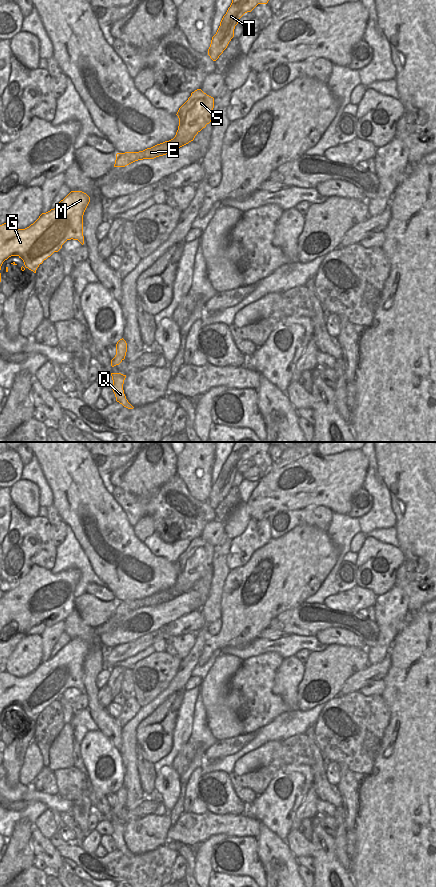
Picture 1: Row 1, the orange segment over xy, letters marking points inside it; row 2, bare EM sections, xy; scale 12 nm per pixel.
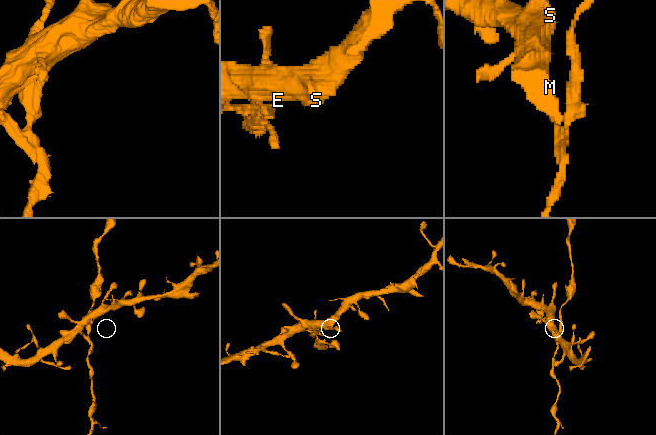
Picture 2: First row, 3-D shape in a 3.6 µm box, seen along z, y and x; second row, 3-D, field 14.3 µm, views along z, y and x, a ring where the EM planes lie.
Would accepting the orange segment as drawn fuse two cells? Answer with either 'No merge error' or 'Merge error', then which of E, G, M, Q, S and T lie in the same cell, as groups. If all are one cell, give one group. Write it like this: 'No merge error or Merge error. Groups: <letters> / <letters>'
Merge error. Groups: E G M S T / Q.

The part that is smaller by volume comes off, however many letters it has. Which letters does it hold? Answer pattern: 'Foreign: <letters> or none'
Foreign: Q

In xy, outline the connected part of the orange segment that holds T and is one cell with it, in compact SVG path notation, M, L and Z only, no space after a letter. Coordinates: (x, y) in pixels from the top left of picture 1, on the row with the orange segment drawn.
M232 0L223 16L216 34L212 37L208 55L216 61L234 37L234 29L238 20L247 12L251 12L258 4L267 4L269 0Z

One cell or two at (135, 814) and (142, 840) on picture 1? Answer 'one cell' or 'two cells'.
two cells

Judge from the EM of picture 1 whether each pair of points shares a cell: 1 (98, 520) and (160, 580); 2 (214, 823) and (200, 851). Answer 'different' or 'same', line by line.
1: same
2: different

